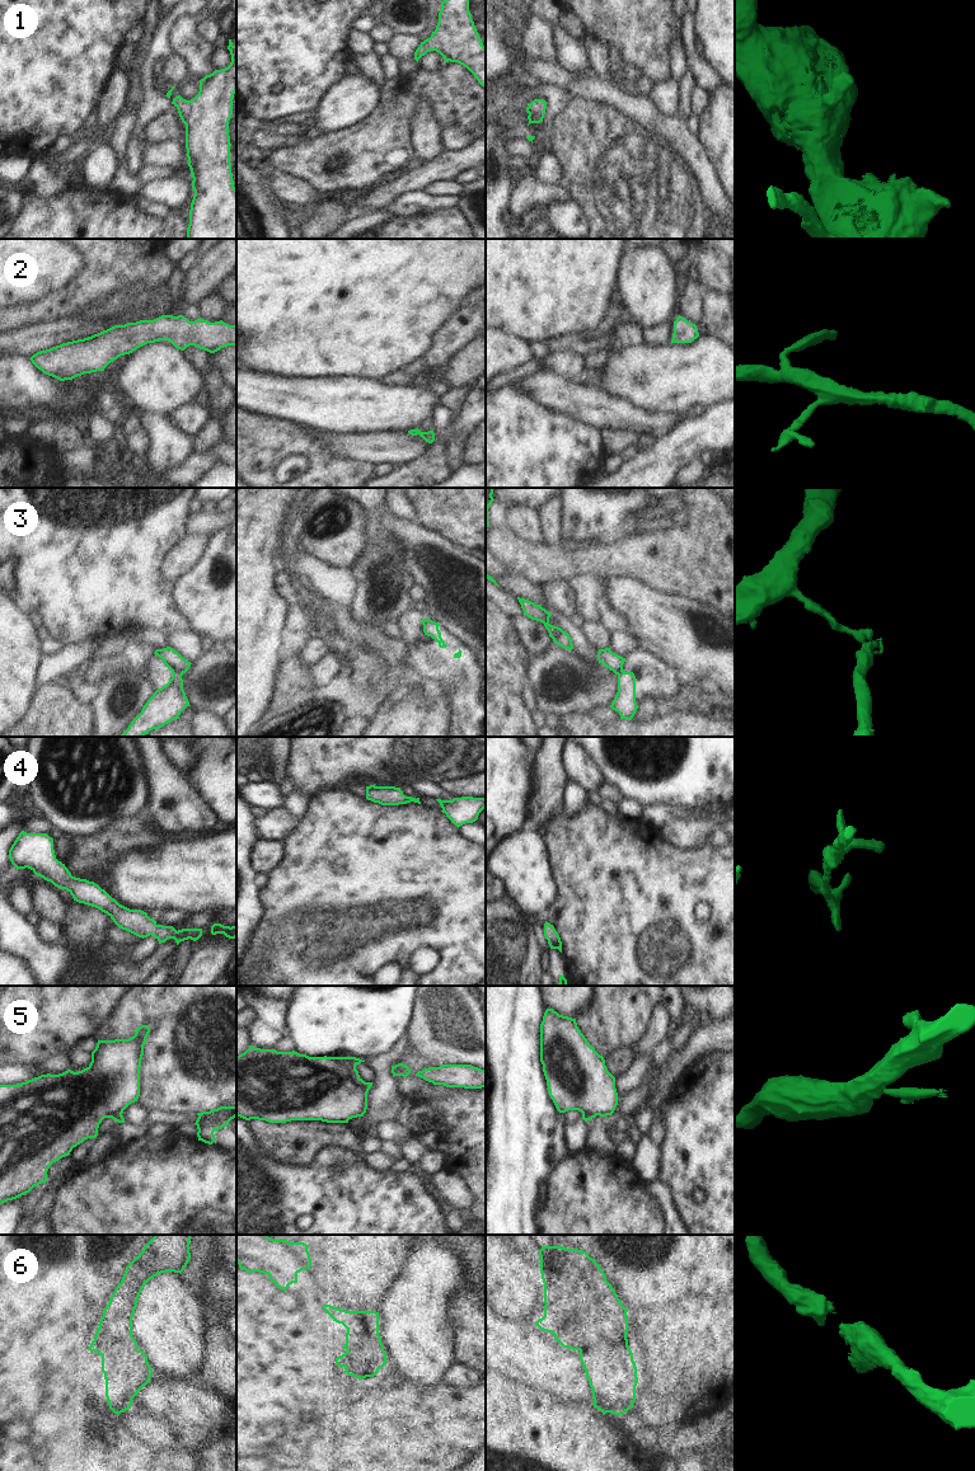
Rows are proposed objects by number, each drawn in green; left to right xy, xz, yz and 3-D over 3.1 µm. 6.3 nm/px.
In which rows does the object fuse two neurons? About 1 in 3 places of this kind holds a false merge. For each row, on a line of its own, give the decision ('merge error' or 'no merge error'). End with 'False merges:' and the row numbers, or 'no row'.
1: no merge error
2: no merge error
3: merge error
4: no merge error
5: merge error
6: no merge error
False merges: 3, 5

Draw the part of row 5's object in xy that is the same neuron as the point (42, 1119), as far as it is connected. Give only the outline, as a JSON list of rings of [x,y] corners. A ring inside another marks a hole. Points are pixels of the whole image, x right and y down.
[[[141,1025],[128,1039],[98,1040],[90,1065],[78,1072],[41,1075],[17,1085],[0,1085],[0,1204],[29,1193],[48,1180],[50,1166],[69,1156],[74,1147],[88,1138],[97,1138],[104,1118],[113,1118],[140,1096],[140,1066],[150,1026]]]

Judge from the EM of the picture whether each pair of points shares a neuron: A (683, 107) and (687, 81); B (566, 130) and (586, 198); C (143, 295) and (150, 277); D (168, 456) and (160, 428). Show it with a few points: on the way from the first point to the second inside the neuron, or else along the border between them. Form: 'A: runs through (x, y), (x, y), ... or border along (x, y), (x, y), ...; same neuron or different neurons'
A: runs through (684, 100), (685, 88); same neuron
B: runs through (562, 146), (562, 163), (575, 182); same neuron
C: border along (163, 286), (130, 283), (117, 288); different neurons
D: runs through (168, 450), (162, 435); same neuron

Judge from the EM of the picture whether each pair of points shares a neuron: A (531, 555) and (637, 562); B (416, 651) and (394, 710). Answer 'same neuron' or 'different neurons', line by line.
A: same neuron
B: different neurons

